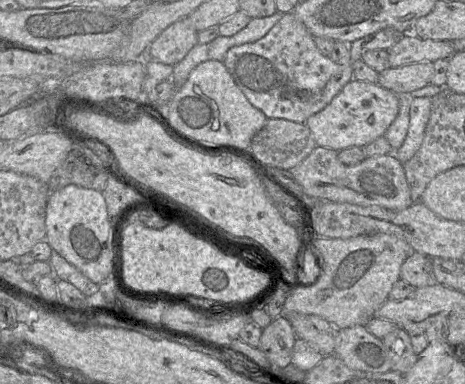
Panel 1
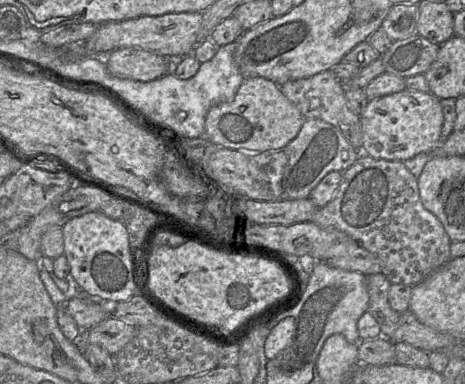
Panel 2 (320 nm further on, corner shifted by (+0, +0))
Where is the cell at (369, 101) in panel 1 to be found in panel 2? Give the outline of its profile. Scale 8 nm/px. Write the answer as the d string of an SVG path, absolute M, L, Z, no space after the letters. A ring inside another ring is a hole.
M404 89L369 100L360 115L360 122L363 133L361 154L375 159L405 161L438 148L444 116L440 99L431 92Z

